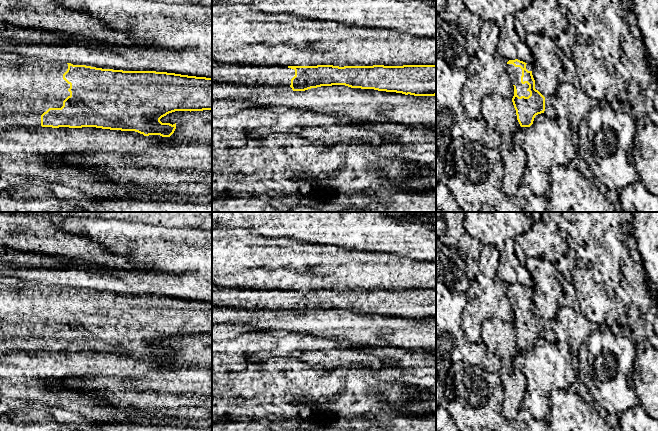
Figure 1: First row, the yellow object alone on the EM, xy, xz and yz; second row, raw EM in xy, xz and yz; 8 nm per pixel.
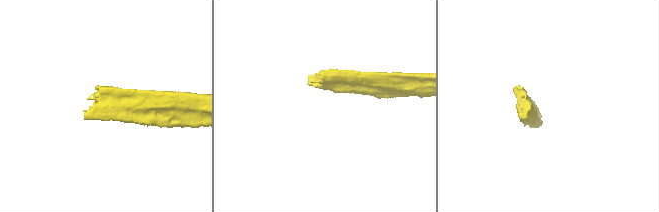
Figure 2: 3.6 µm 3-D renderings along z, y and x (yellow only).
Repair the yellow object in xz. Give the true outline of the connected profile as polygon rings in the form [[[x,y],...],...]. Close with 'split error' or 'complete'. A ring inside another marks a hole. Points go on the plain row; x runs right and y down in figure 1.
[[[212,285],[212,307],[290,310],[293,315],[332,309],[414,320],[436,319],[436,289],[282,290]]]; split error

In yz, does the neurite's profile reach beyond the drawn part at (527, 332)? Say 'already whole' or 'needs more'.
needs more

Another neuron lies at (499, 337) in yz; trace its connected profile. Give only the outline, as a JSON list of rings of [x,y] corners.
[[[496,318],[481,324],[481,337],[486,348],[501,360],[498,372],[503,388],[502,411],[512,420],[522,409],[527,380],[514,365],[514,358],[521,352],[512,323]]]

